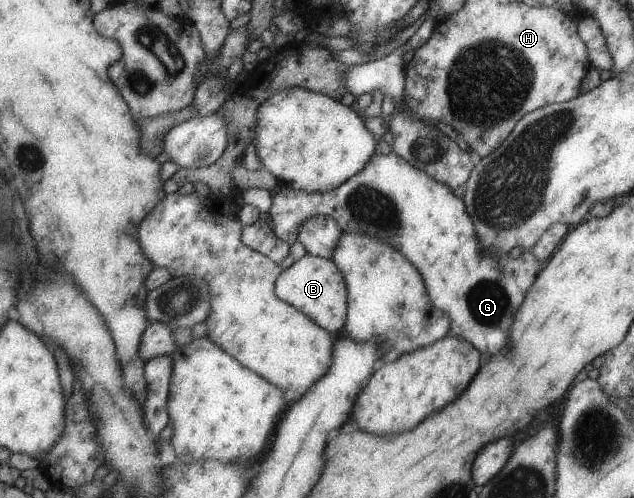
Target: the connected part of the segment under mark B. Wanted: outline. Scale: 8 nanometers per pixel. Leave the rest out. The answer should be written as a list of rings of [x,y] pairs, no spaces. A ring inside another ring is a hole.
[[[303,255],[299,261],[294,261],[290,267],[279,273],[274,293],[281,301],[307,315],[313,323],[317,323],[321,329],[325,329],[333,336],[344,326],[347,313],[347,287],[339,269],[330,259]]]

